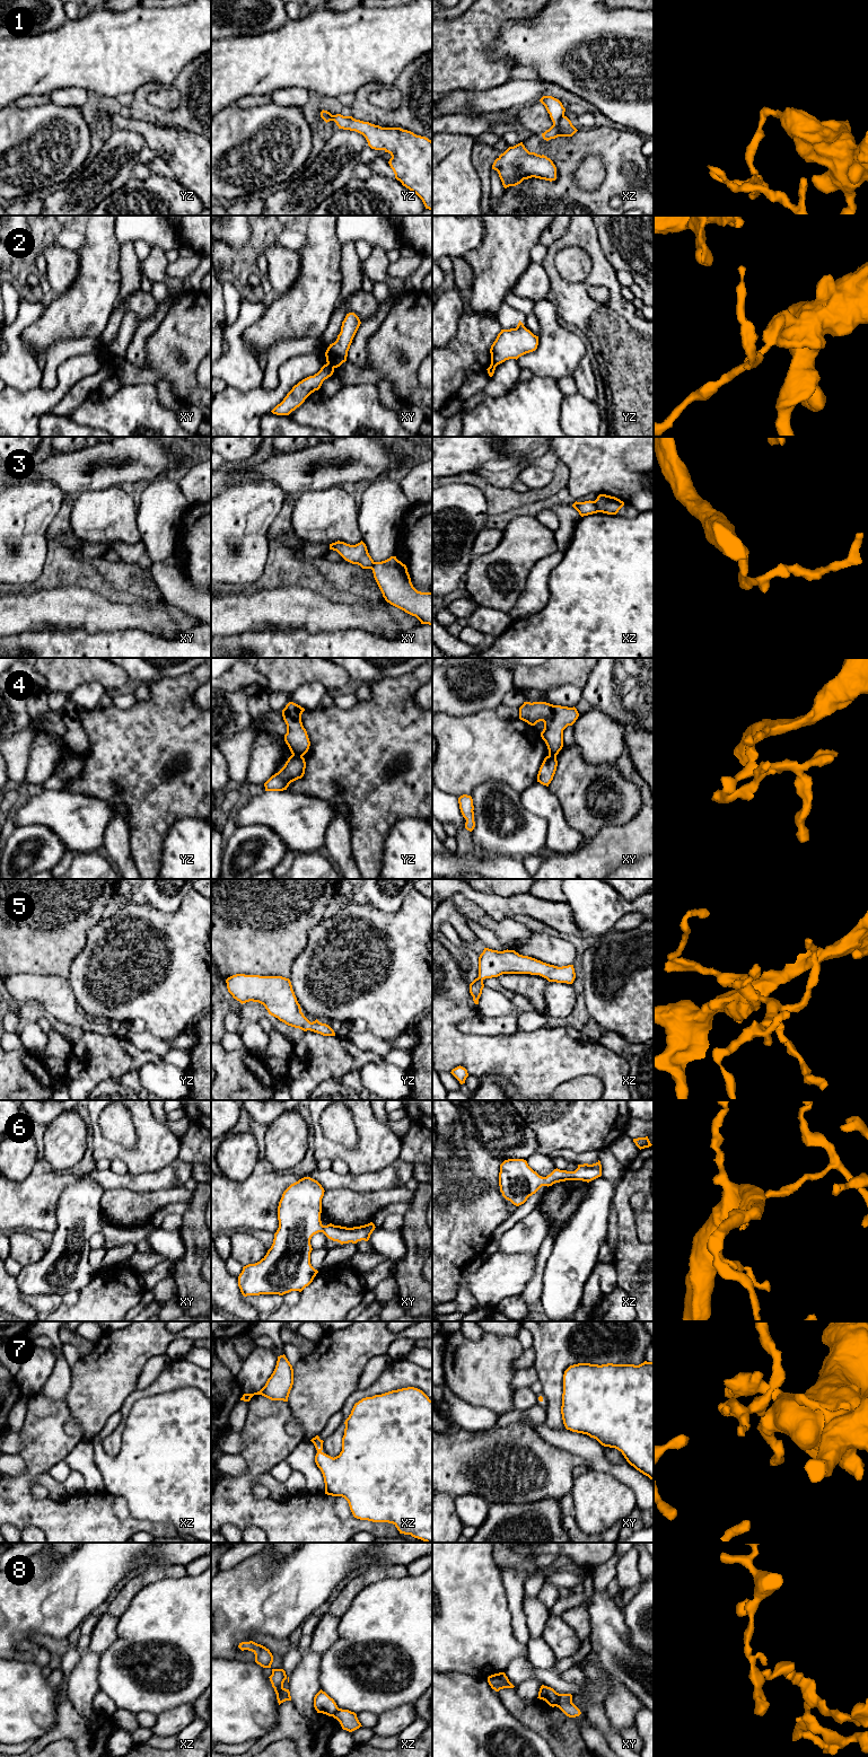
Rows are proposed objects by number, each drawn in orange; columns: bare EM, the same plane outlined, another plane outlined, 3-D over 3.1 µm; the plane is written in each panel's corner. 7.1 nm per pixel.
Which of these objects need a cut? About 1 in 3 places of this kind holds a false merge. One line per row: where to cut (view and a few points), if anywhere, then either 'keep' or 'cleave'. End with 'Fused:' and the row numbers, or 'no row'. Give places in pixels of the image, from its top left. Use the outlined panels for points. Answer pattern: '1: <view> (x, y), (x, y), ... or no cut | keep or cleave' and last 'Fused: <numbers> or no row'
1: xz (563, 114), (553, 124) | cleave
2: xy (327, 362), (335, 367) | cleave
3: xz (593, 501), (598, 511) | cleave
4: yz (292, 753), (301, 756) | cleave
5: no cut | keep
6: no cut | keep
7: no cut | keep
8: xy (559, 1694), (555, 1705) | cleave
Fused: 1, 2, 3, 4, 8

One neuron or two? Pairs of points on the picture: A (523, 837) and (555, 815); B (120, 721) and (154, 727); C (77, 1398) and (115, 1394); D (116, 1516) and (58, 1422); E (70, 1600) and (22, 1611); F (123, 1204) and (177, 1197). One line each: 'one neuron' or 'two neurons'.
A: two neurons
B: one neuron
C: one neuron
D: one neuron
E: one neuron
F: one neuron

